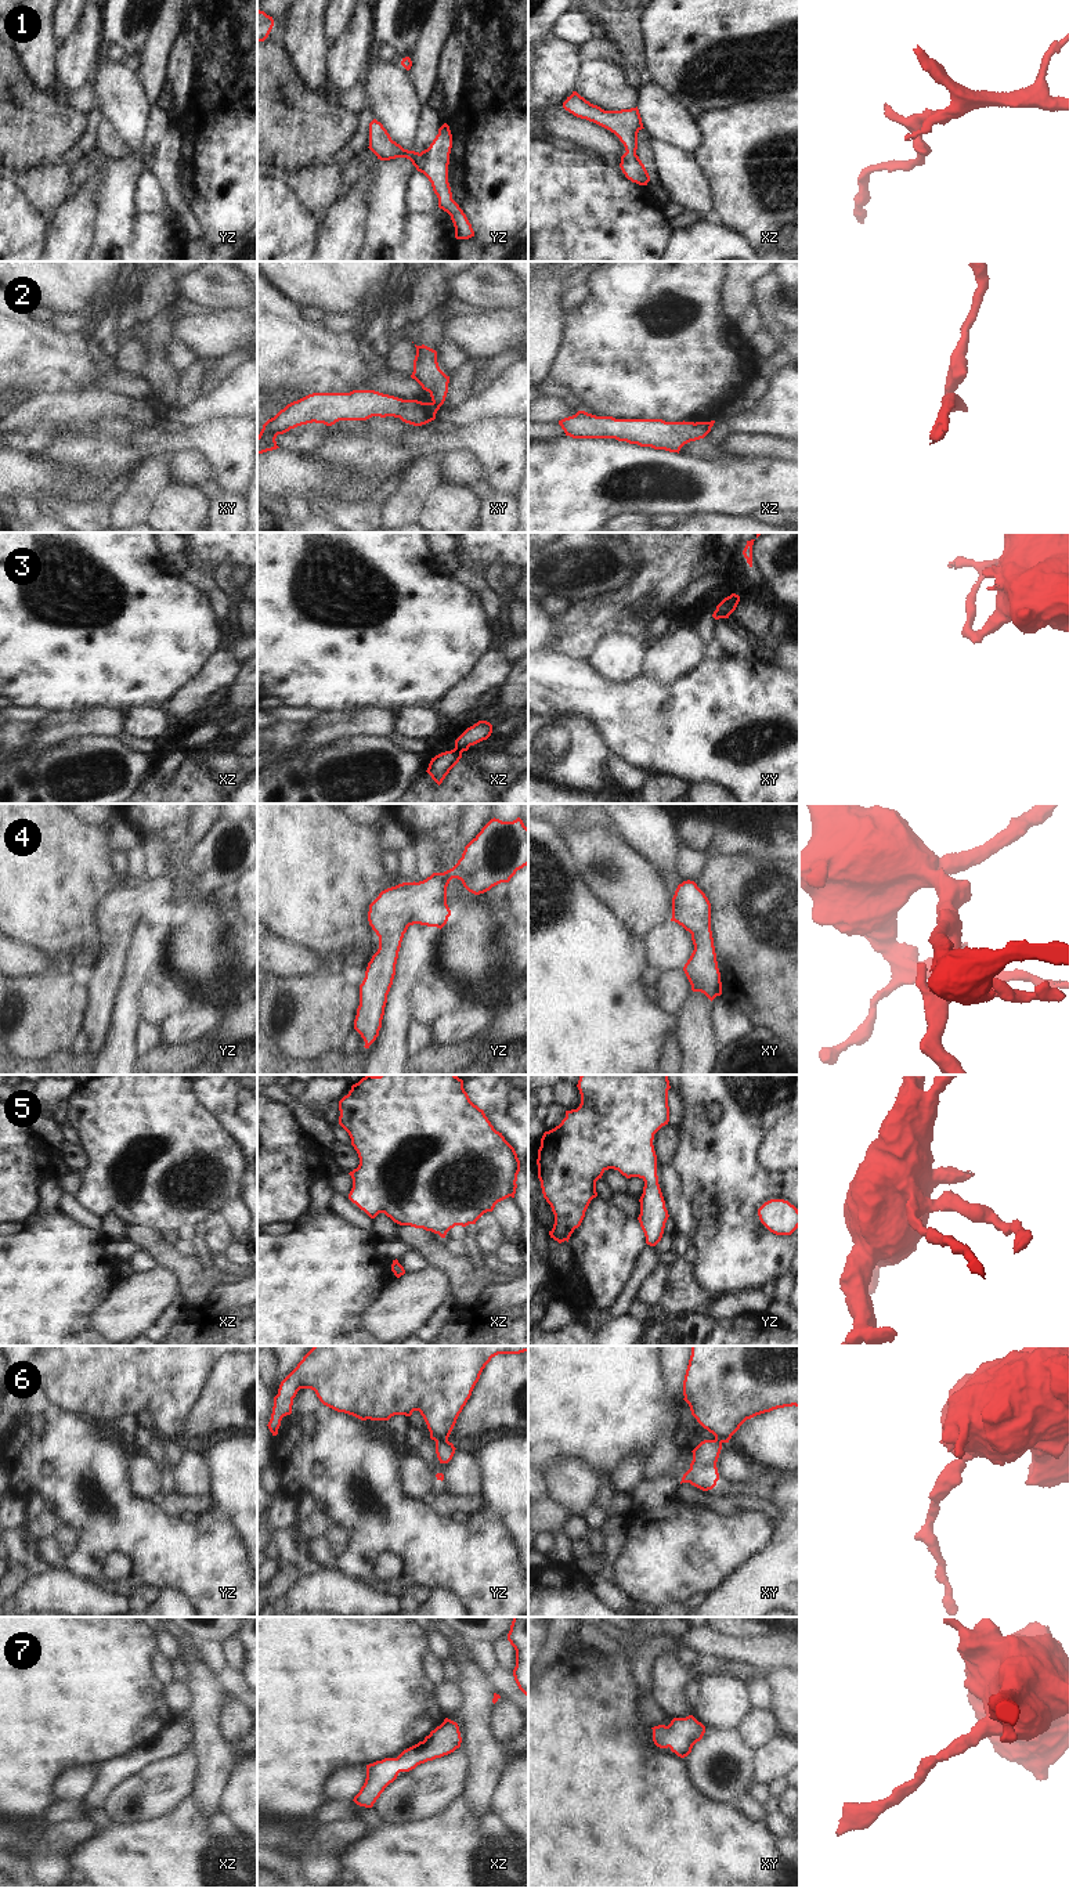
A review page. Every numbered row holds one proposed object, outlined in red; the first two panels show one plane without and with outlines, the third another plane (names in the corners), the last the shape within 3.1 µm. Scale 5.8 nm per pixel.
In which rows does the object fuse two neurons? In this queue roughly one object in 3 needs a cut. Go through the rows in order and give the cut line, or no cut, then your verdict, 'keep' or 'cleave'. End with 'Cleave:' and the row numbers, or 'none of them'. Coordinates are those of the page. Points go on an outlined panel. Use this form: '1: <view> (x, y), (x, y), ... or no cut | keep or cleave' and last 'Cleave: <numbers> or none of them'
1: no cut | keep
2: xy (433, 401), (440, 405) | cleave
3: xz (455, 747), (462, 751) | cleave
4: no cut | keep
5: no cut | keep
6: yz (447, 1439), (436, 1441) | cleave
7: no cut | keep
Cleave: 2, 3, 6

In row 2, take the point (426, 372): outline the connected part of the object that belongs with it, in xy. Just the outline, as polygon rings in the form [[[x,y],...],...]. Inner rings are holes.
[[[415,344],[415,347],[416,355],[411,378],[430,393],[433,402],[443,405],[448,393],[449,376],[440,369],[436,350],[425,344]]]

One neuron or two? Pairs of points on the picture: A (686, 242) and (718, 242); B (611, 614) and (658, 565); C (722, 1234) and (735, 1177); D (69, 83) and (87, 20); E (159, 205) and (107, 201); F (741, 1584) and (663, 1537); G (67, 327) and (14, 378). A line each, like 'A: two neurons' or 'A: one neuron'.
A: one neuron
B: one neuron
C: one neuron
D: one neuron
E: two neurons
F: two neurons
G: two neurons

